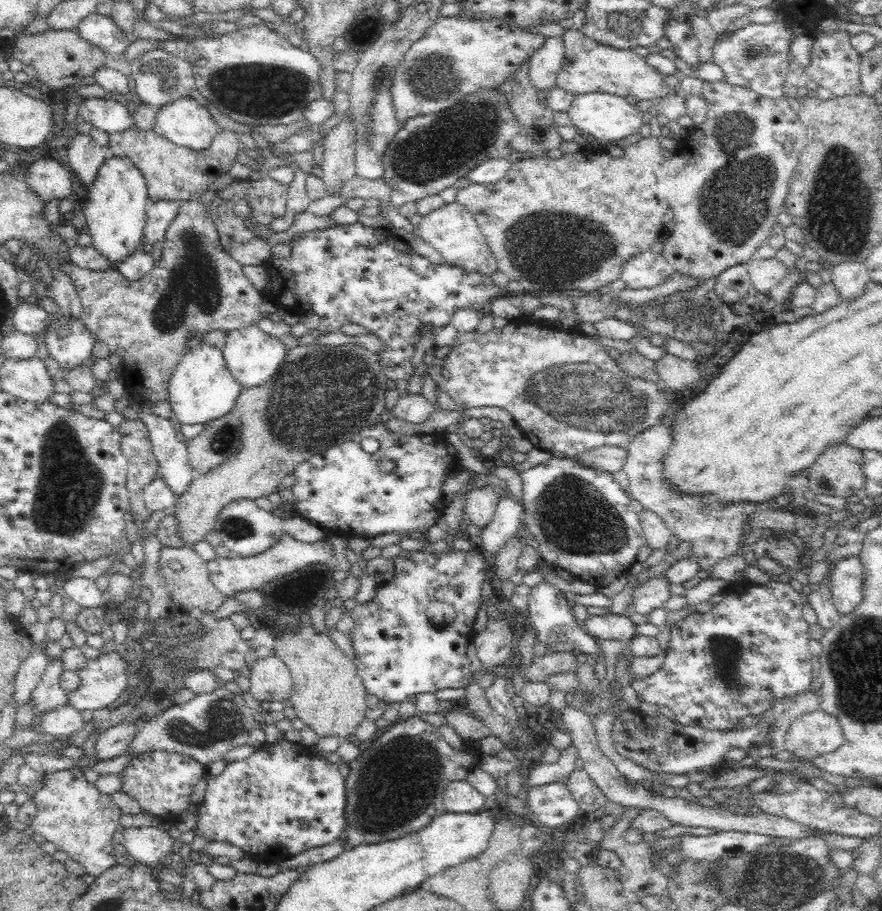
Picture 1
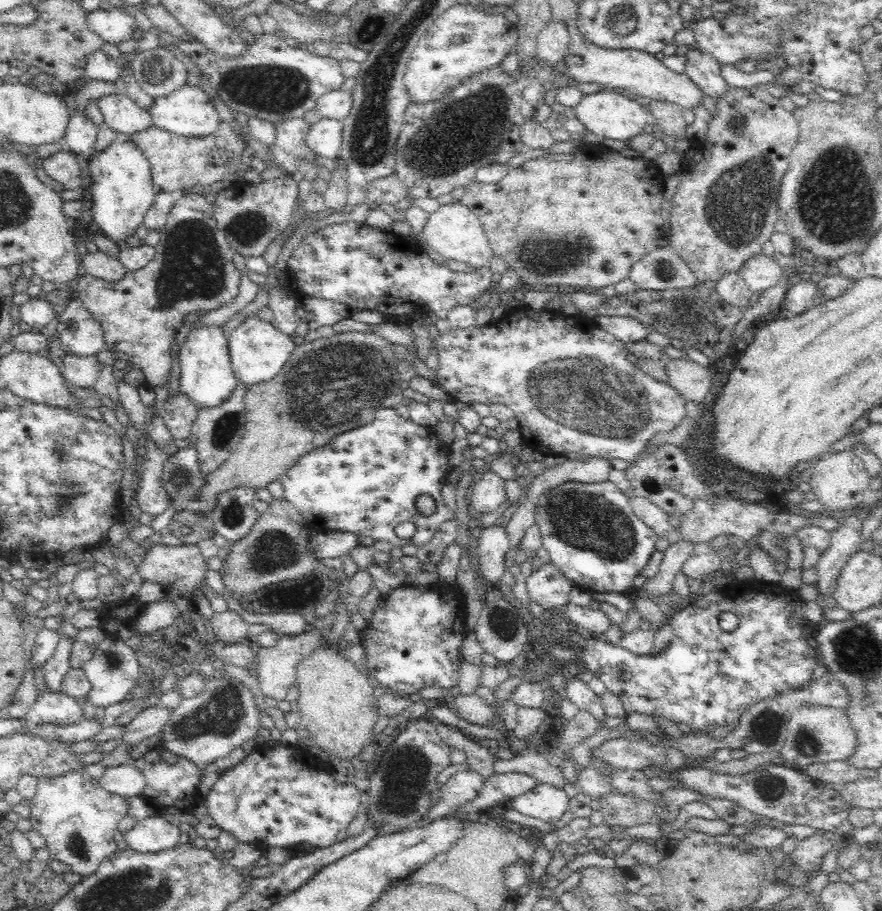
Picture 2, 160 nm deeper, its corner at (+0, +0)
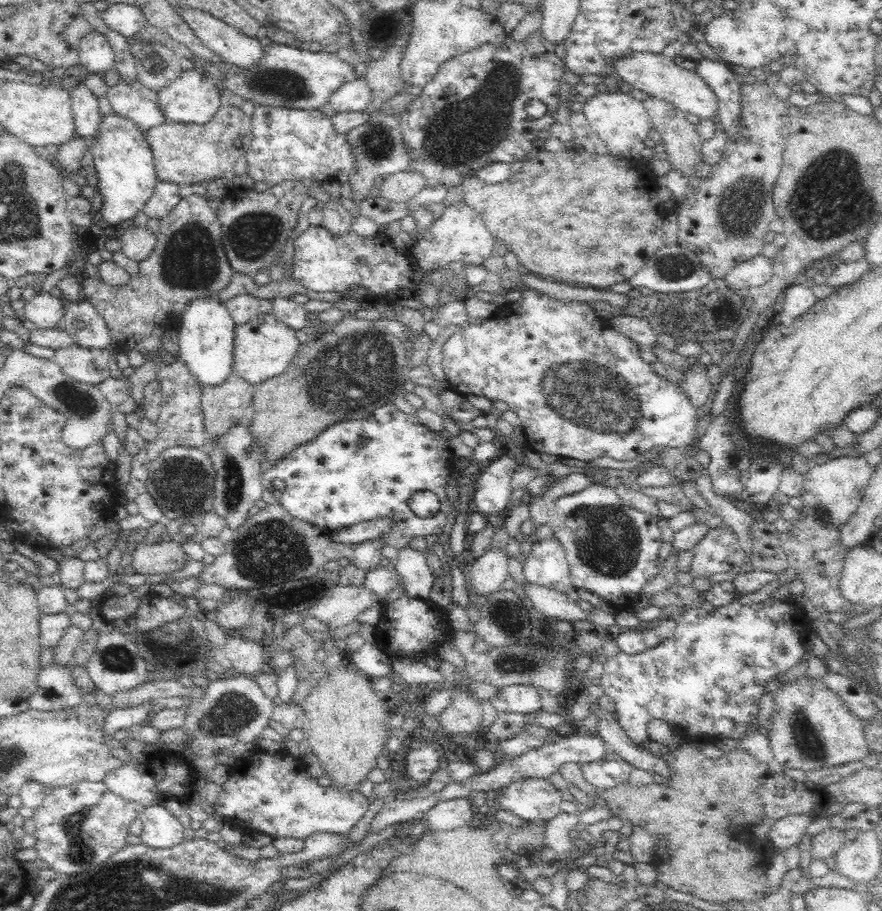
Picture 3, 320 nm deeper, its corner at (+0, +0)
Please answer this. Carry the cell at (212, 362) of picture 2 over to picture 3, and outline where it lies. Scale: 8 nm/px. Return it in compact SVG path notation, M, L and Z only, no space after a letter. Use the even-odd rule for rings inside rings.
M216 294L198 296L180 312L182 326L178 330L180 356L202 387L222 385L233 371L234 340L237 325L225 302Z

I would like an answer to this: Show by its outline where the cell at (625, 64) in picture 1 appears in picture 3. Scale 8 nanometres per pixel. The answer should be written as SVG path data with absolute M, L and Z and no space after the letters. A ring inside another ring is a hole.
M635 52L630 56L614 61L612 66L614 74L620 76L638 90L660 100L672 103L686 114L695 114L701 119L712 119L718 114L719 100L716 93L702 80L694 70L688 70L677 65L670 57L660 54Z

